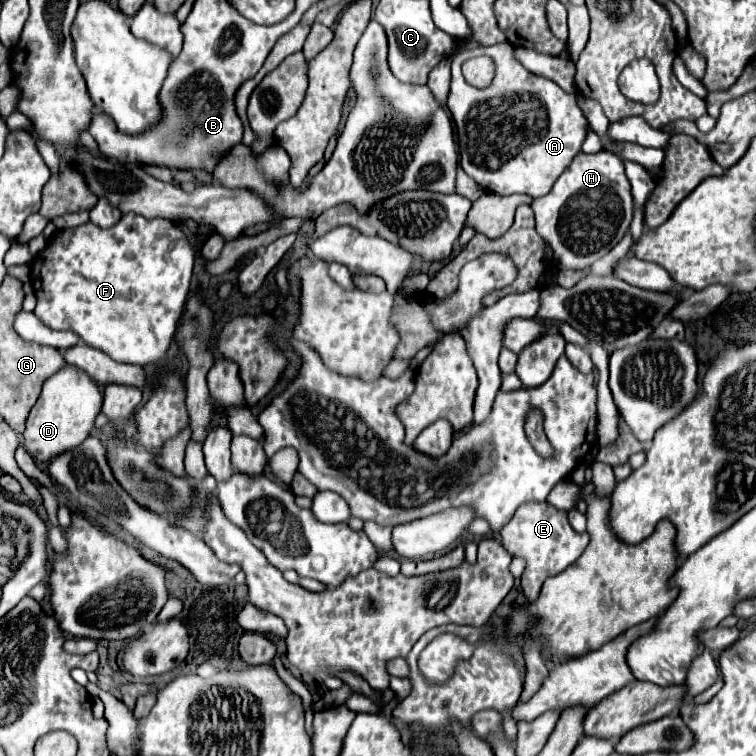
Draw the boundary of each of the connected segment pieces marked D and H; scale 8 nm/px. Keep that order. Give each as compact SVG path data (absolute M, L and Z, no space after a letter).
M63 366L59 372L49 376L43 384L43 392L37 404L31 408L25 432L23 432L23 446L35 458L35 462L49 464L53 456L61 452L69 452L77 448L93 428L97 414L101 412L103 396L95 382L77 366Z
M607 150L597 154L579 152L553 188L533 200L539 236L553 248L557 268L585 270L601 260L625 236L633 214L631 186L623 162Z

